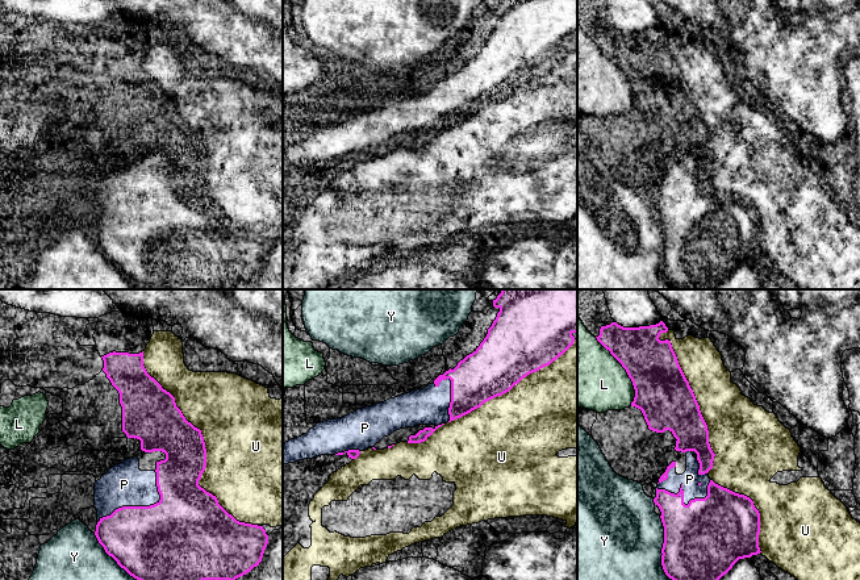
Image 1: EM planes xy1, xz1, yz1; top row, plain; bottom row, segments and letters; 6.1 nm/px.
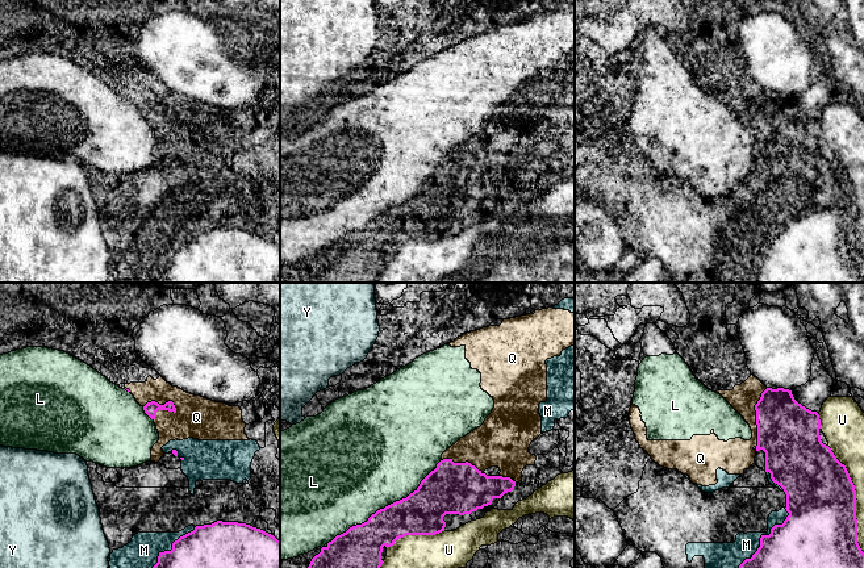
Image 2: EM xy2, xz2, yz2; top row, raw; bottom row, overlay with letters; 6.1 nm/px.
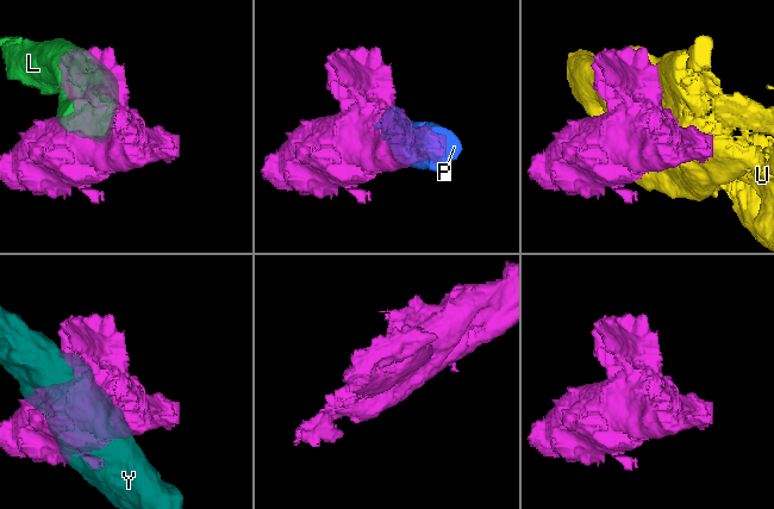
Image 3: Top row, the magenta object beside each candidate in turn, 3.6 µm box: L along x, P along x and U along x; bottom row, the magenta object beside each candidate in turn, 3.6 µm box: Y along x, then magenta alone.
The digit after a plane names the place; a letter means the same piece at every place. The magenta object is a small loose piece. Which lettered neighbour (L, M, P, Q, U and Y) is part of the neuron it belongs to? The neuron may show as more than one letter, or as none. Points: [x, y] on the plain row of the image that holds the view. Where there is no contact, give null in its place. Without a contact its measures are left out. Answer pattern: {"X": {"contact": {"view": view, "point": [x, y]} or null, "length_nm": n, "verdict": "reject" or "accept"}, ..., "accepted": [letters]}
{"L": {"contact": {"view": "xz2", "point": [380, 214]}, "length_nm": 800, "verdict": "reject"}, "M": {"contact": {"view": "yz2", "point": [760, 245]}, "length_nm": 550, "verdict": "reject"}, "P": {"contact": {"view": "xy1", "point": [141, 212]}, "length_nm": 480, "verdict": "accept"}, "Q": {"contact": {"view": "xy2", "point": [165, 109]}, "length_nm": 220, "verdict": "reject"}, "U": {"contact": {"view": "xy1", "point": [204, 151]}, "length_nm": 1250, "verdict": "reject"}, "Y": {"contact": {"view": "yz1", "point": [662, 257]}, "length_nm": 440, "verdict": "reject"}, "accepted": ["P"]}

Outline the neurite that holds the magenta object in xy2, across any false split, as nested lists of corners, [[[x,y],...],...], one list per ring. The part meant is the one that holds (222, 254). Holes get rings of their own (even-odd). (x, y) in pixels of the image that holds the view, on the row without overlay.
[[[217,226],[196,231],[172,248],[171,256],[159,258],[158,268],[147,283],[280,283],[280,246],[246,229]]]

